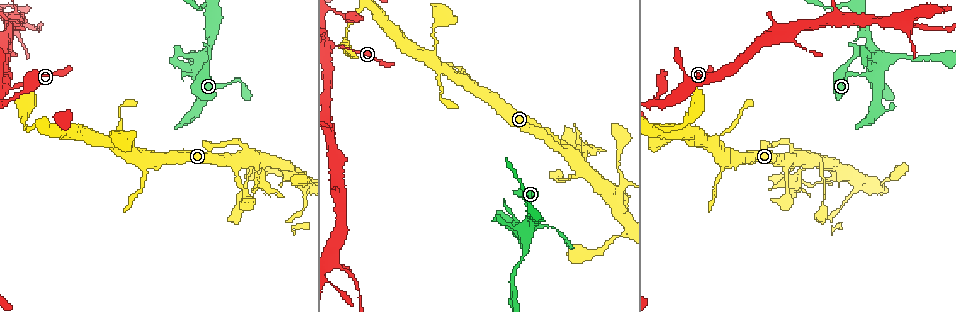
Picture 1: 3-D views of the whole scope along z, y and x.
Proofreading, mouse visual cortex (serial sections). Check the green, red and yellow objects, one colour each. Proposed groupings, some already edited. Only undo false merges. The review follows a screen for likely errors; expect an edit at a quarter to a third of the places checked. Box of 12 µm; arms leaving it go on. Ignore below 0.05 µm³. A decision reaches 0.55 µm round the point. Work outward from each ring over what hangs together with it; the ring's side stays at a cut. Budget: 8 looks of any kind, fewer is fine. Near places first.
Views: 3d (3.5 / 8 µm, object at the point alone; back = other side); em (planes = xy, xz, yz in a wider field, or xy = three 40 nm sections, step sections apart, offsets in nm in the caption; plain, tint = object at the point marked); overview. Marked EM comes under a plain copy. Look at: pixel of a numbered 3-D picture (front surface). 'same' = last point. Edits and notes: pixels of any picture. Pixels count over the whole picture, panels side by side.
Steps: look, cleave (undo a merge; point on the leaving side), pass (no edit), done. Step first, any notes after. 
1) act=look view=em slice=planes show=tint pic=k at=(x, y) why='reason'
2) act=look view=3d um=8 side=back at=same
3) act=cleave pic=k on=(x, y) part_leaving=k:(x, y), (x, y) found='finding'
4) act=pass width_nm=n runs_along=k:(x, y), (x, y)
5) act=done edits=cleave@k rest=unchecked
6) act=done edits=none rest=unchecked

act=look view=3d um=3.5 pic=1 at=(258, 170) why='a narrow waist'

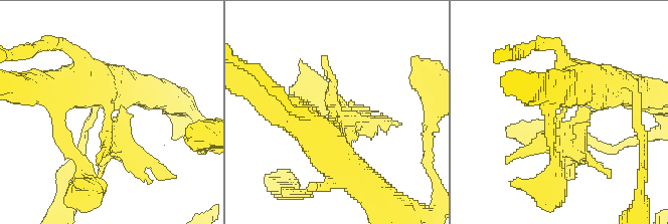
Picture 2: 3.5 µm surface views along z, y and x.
act=look view=em slice=xy step=1 show=tint pic=2 at=(333, 115)

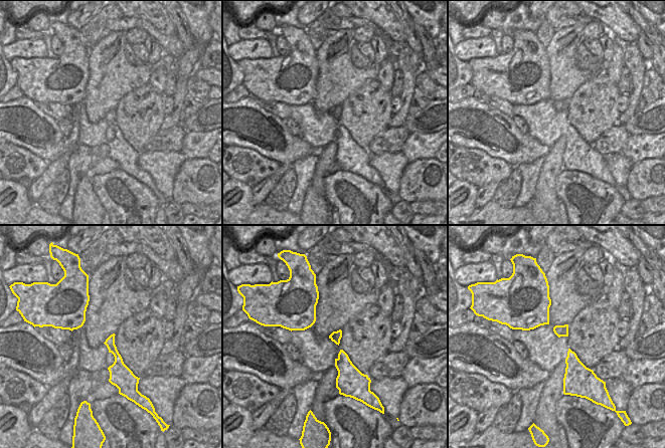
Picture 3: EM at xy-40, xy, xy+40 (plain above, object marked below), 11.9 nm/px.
act=cleave pic=2 on=(120, 141) part_leaving=2:(108, 109), (111, 138), (167, 171) found='two cells meet here'

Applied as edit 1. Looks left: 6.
act=look view=overview

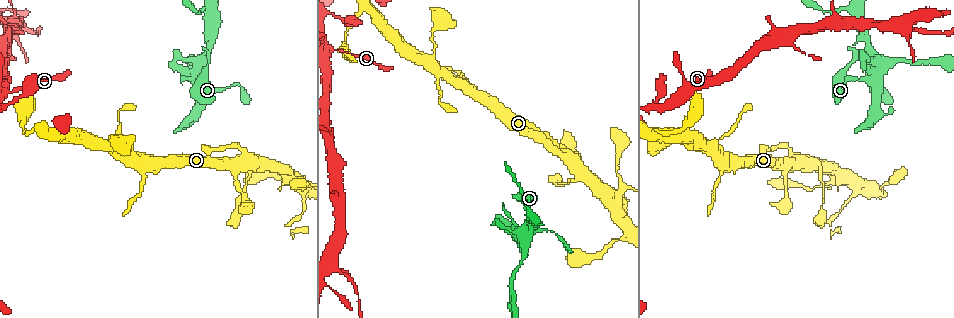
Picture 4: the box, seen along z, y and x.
act=look view=3d um=3.5 pic=4 at=(839, 174) why='side arm on a straight run'

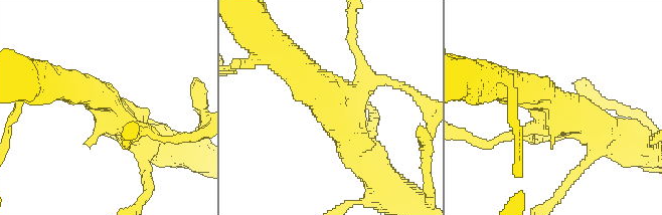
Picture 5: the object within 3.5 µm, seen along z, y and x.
act=look view=em slice=xy step=5 show=tint pic=5 at=(331, 110)

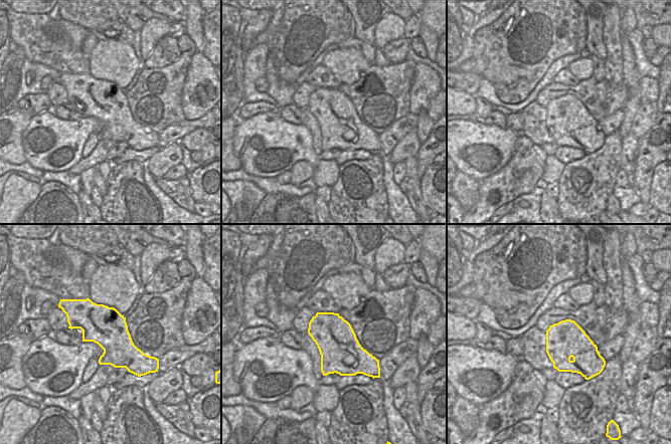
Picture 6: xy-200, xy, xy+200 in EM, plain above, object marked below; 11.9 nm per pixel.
act=look view=em slice=xy step=1 show=tint at=same why='another direction'

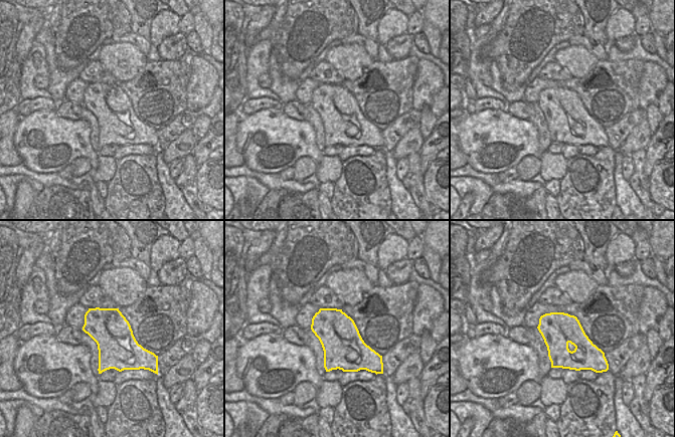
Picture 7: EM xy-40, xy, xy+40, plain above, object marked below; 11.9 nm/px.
act=pass runs_along=5:(292, 62), (365, 155) found='one cell here'

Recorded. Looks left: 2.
act=look view=3d um=3.5 pic=4 at=(529, 228) why='abrupt turn'

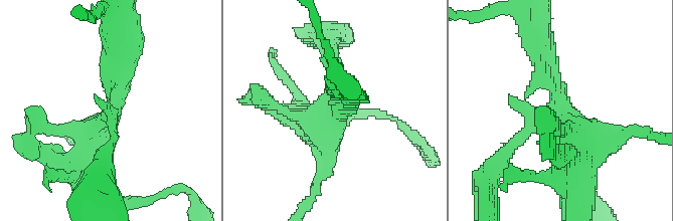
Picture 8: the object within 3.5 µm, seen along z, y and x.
act=look view=em slice=xy step=3 show=tint pic=8 at=(337, 102) why='now the EM'

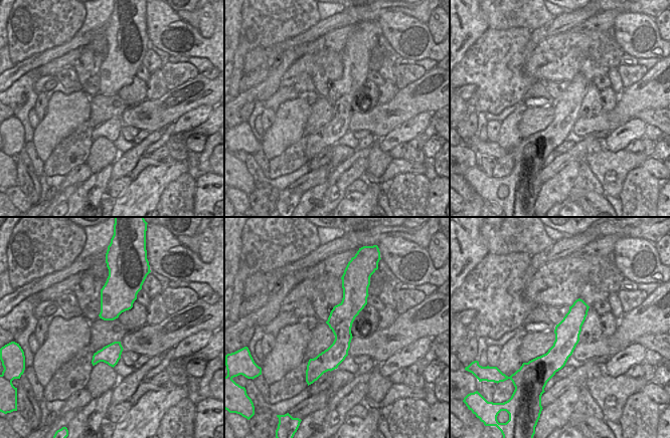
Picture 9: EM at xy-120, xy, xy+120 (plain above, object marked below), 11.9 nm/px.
act=pass runs_along=9:(347, 287), (342, 343), (321, 370) found='all the same cell'

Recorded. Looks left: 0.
act=done edits=cleave@2 rest=unchecked

